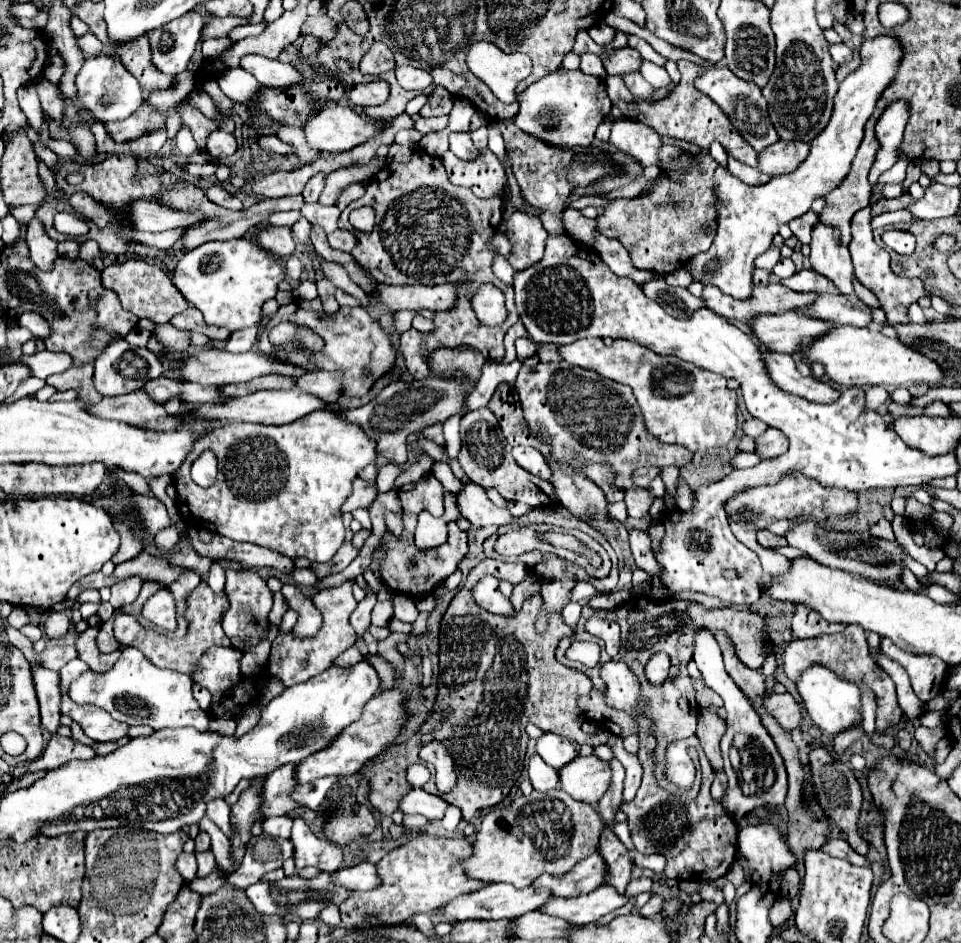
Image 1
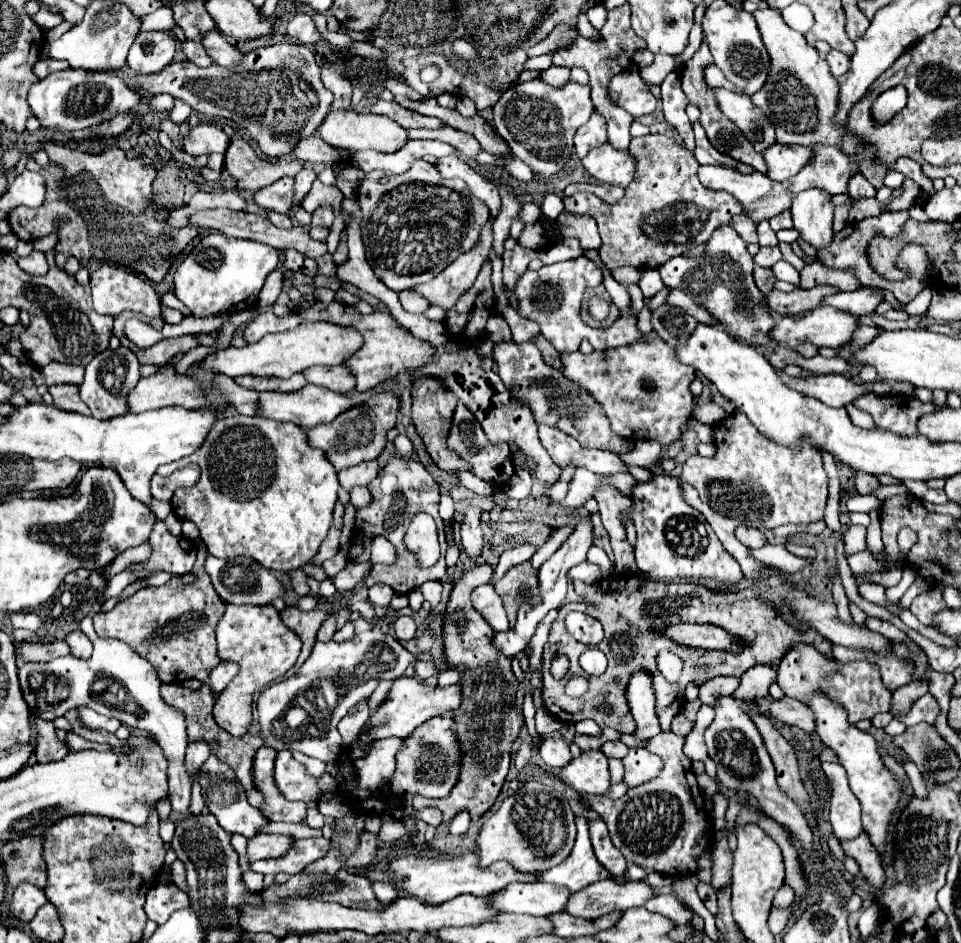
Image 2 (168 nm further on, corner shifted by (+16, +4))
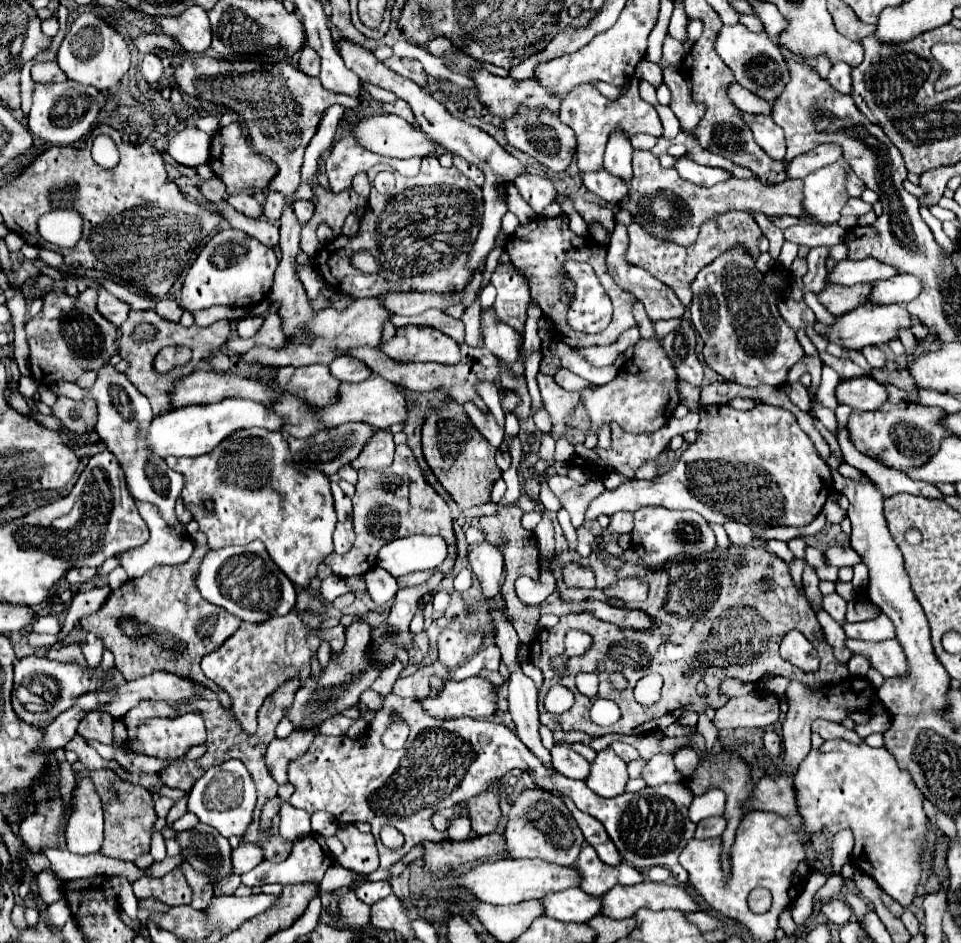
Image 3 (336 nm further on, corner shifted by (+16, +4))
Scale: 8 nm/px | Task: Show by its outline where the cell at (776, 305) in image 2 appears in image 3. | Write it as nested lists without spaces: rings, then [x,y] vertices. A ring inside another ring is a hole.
[[[872,283],[852,285],[852,287],[828,285],[818,297],[826,305],[828,311],[832,311],[834,315],[844,315],[844,313],[856,309],[858,305],[868,303],[870,291],[872,291]]]

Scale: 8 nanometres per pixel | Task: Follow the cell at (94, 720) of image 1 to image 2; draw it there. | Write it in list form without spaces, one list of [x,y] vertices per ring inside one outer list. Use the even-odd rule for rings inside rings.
[[[78,707],[76,711],[78,711],[78,721],[88,729],[106,729],[106,731],[114,733],[122,725],[118,719],[104,717],[104,715],[100,715],[88,707]]]

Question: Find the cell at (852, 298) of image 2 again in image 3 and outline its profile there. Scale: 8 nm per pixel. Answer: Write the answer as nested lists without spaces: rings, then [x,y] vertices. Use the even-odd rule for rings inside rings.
[[[896,275],[892,279],[876,283],[870,297],[872,303],[882,303],[882,305],[910,303],[920,295],[920,291],[922,291],[920,279],[916,279],[914,275]]]

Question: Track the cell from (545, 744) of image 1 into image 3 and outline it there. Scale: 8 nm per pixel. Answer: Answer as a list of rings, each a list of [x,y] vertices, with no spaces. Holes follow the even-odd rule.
[[[554,745],[554,749],[550,751],[552,753],[552,763],[554,763],[554,769],[558,773],[562,773],[564,777],[570,777],[570,779],[580,779],[584,781],[588,777],[588,771],[590,771],[590,763],[574,753],[570,749],[570,745]]]

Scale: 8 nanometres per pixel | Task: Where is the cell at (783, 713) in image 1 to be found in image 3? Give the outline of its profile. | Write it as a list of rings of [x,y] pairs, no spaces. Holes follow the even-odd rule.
[[[816,719],[812,723],[812,731],[818,733],[822,739],[844,739],[844,741],[856,743],[856,745],[862,743],[862,739],[856,735],[856,731],[846,729],[840,723],[832,723],[832,721],[826,721],[826,719]]]

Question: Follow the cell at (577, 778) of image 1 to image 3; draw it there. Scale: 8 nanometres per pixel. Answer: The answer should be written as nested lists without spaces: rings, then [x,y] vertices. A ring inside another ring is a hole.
[[[608,747],[592,761],[586,785],[600,797],[618,797],[628,783],[626,763]]]

